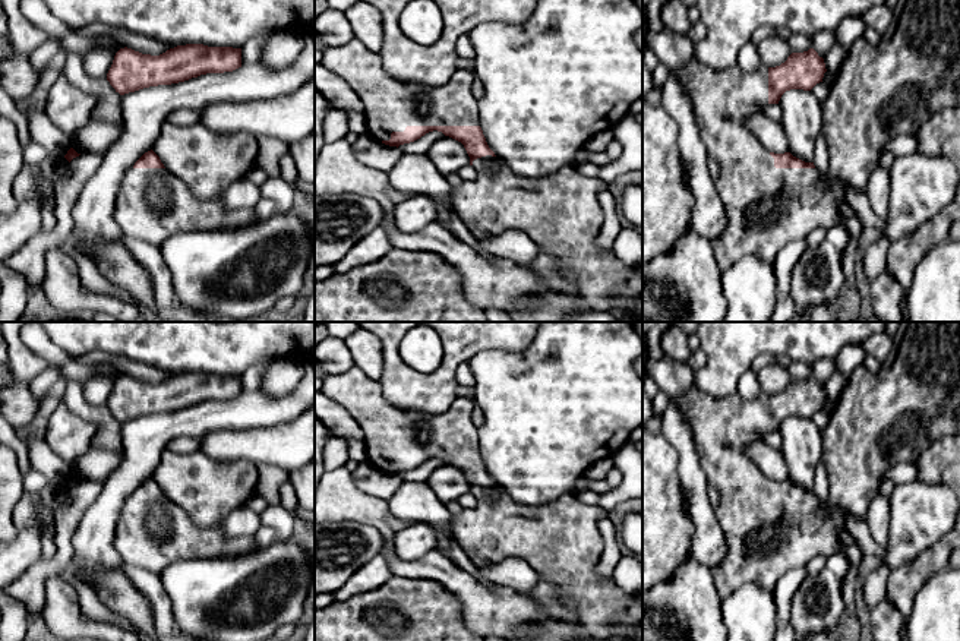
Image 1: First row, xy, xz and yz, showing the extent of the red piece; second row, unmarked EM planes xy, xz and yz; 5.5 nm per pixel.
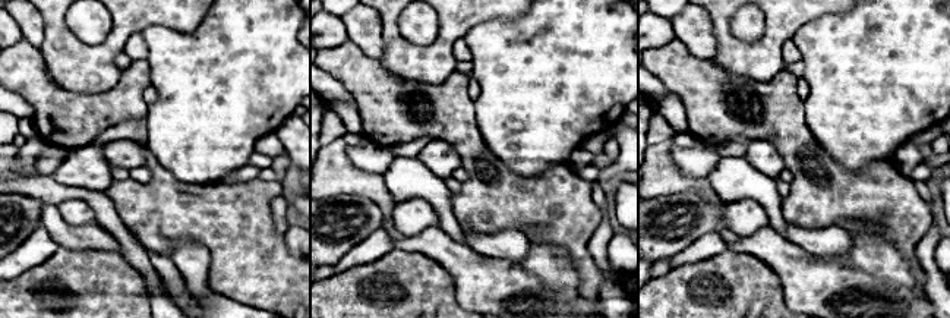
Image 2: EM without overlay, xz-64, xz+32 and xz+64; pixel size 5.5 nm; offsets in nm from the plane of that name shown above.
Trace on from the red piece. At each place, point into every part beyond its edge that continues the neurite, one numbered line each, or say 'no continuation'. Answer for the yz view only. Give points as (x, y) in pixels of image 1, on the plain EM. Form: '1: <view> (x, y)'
1: yz (880, 420)

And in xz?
1: xz (390, 433)

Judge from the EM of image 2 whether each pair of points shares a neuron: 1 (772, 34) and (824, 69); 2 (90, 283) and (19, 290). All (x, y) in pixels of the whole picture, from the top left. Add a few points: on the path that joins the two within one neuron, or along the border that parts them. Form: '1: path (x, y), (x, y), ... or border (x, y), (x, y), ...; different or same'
1: border (818, 16), (805, 22), (791, 38); different
2: path (72, 283), (41, 282), (37, 286); same

